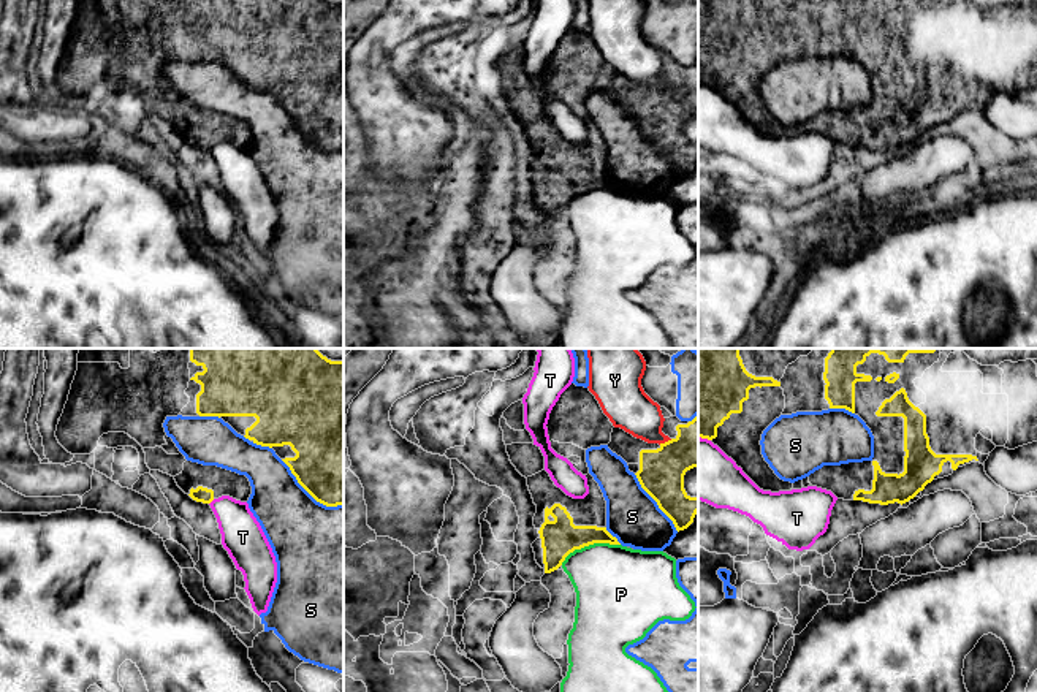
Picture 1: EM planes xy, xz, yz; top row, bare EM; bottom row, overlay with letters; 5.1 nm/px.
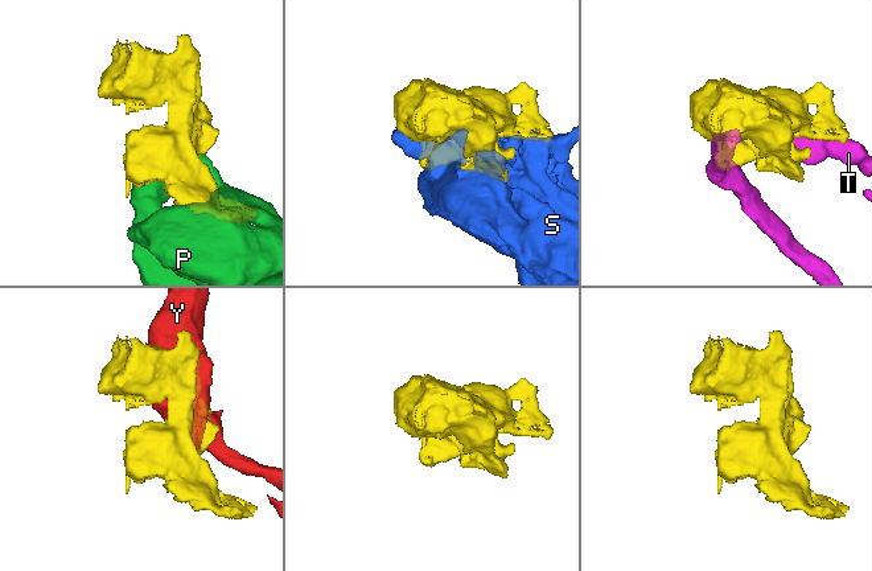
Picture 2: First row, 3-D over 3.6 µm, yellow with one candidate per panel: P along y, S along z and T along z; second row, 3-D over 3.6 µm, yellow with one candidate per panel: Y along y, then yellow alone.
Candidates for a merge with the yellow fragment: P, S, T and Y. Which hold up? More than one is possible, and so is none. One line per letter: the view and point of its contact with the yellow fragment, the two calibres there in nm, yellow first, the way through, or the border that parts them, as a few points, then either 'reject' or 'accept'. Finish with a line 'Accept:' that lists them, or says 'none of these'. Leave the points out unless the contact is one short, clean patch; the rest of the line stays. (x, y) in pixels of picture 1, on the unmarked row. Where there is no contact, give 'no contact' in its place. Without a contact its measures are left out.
P: meets yellow in xz at (589, 189); 190 nm thick on the yellow side, 400 nm on the other; reject
S: meets yellow in xy at (309, 138); 480 nm thick on the yellow side, 400 nm on the other; reject
T: meets yellow in xy at (211, 146); 80 nm thick on the yellow side, 220 nm on the other; reject
Y: meets yellow in xz at (665, 87); 220 nm thick on the yellow side, 220 nm on the other; reject
Accept: none of these

